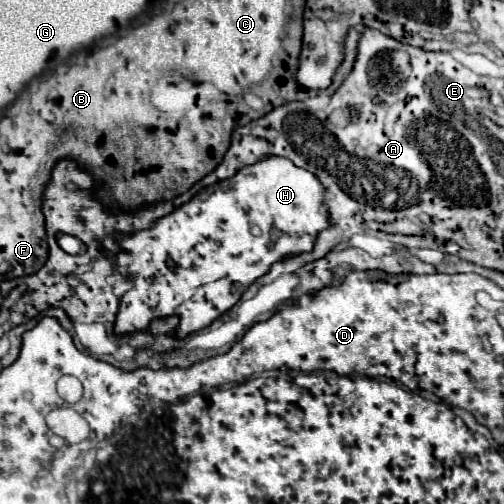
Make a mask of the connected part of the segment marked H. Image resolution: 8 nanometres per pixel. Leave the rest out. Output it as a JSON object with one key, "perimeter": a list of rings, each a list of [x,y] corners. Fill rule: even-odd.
{"perimeter":[[[268,155],[256,161],[256,165],[246,165],[240,169],[236,177],[228,177],[228,181],[218,181],[216,185],[206,187],[204,195],[194,195],[188,203],[182,203],[172,213],[164,215],[154,227],[142,229],[138,233],[114,233],[114,247],[104,251],[114,261],[116,271],[134,283],[134,287],[120,297],[114,333],[124,335],[148,331],[150,321],[164,319],[166,315],[176,315],[180,319],[178,327],[174,329],[176,339],[184,339],[190,333],[208,327],[220,315],[230,311],[238,303],[242,291],[250,287],[258,277],[268,273],[272,263],[286,261],[314,249],[320,231],[330,227],[330,217],[324,201],[326,189],[320,185],[320,181],[316,181],[314,173],[292,165],[288,157]],[[252,225],[260,229],[260,235],[250,233]]]}

